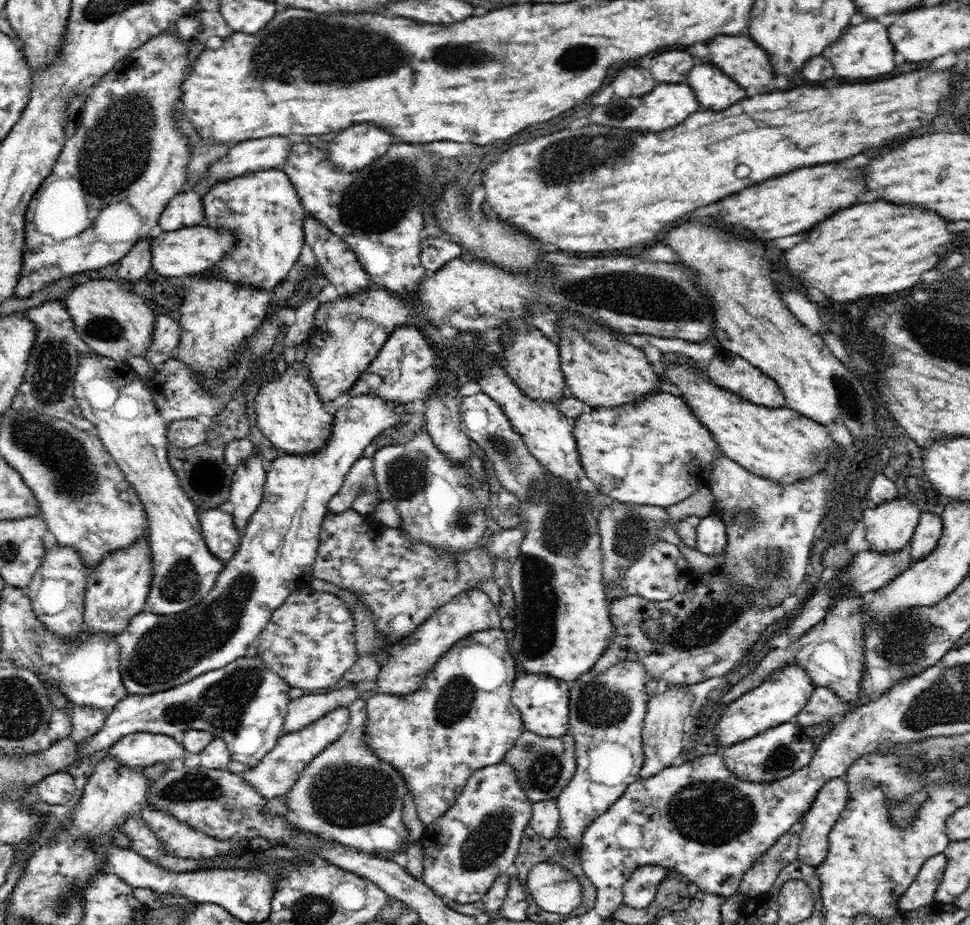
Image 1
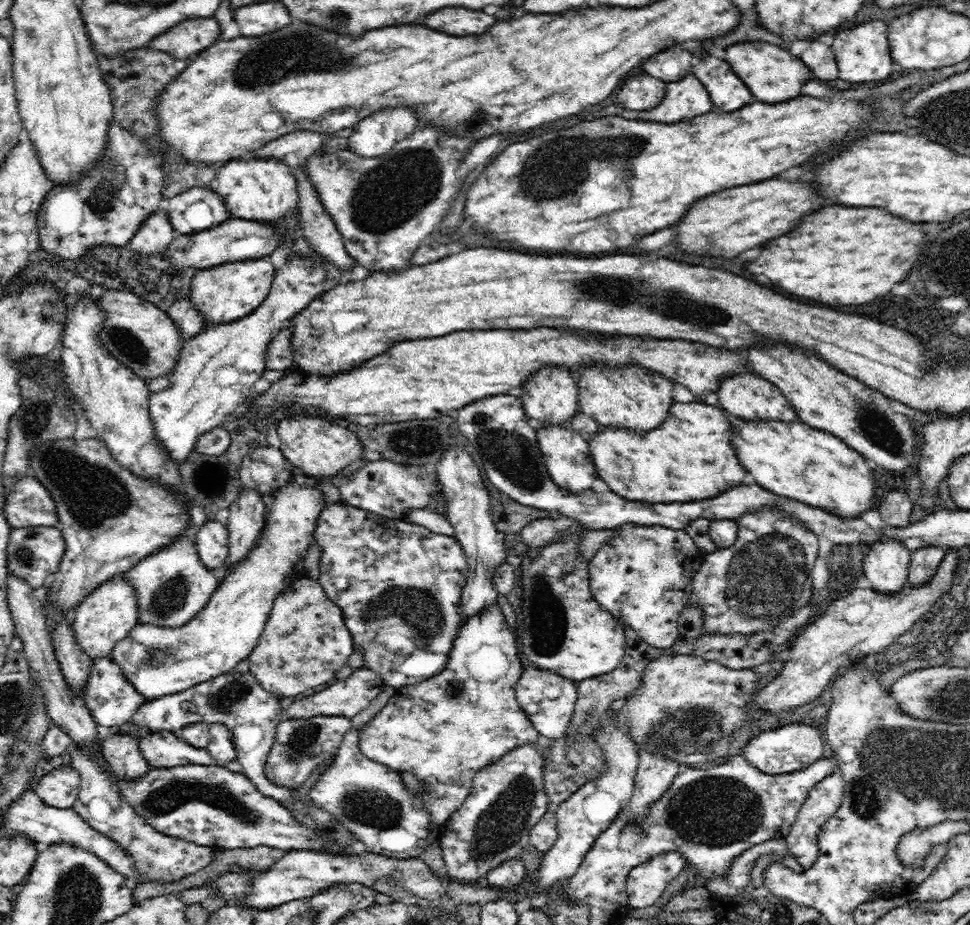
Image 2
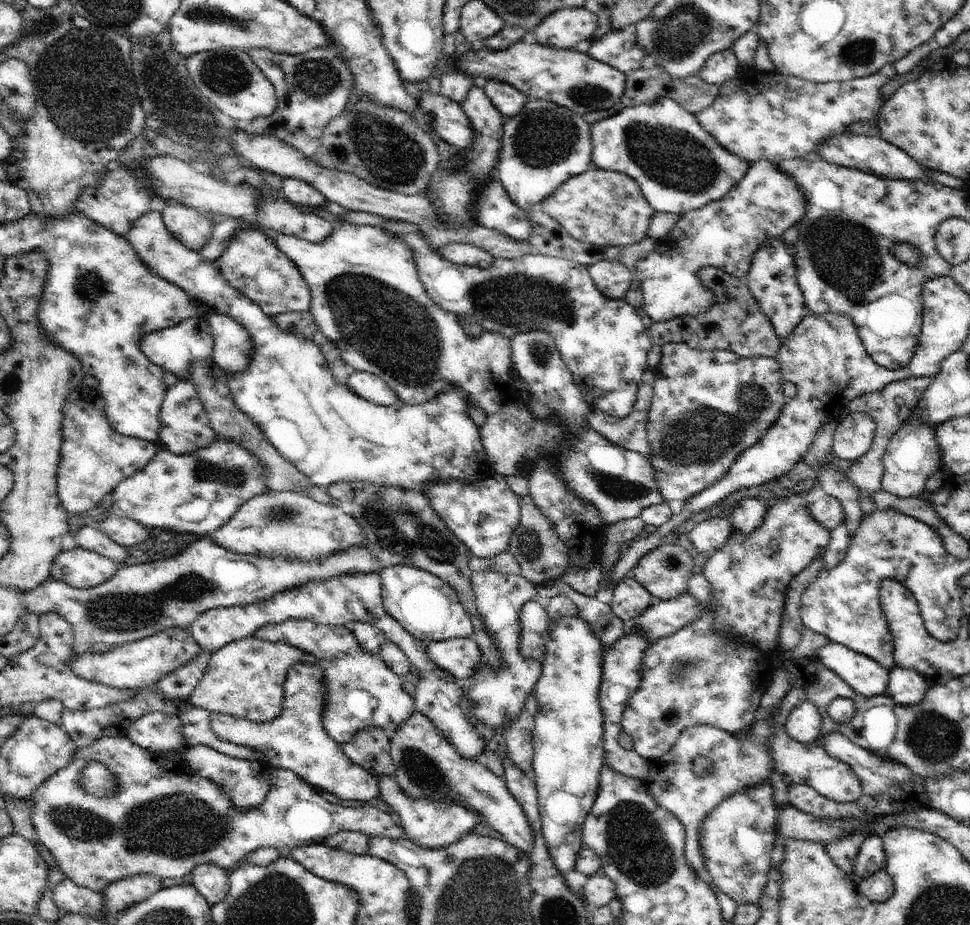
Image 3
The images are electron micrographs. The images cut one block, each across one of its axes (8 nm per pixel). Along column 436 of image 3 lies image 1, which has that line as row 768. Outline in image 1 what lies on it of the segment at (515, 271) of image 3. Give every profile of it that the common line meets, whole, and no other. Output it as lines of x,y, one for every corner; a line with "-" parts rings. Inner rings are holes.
336,708
302,730
286,733
278,739
276,746
256,766
250,767
243,773
245,780
267,801
286,795
286,792
295,786
299,775
310,764
310,760
316,758
320,752
326,750
330,744
342,736
348,728
350,718
349,708

